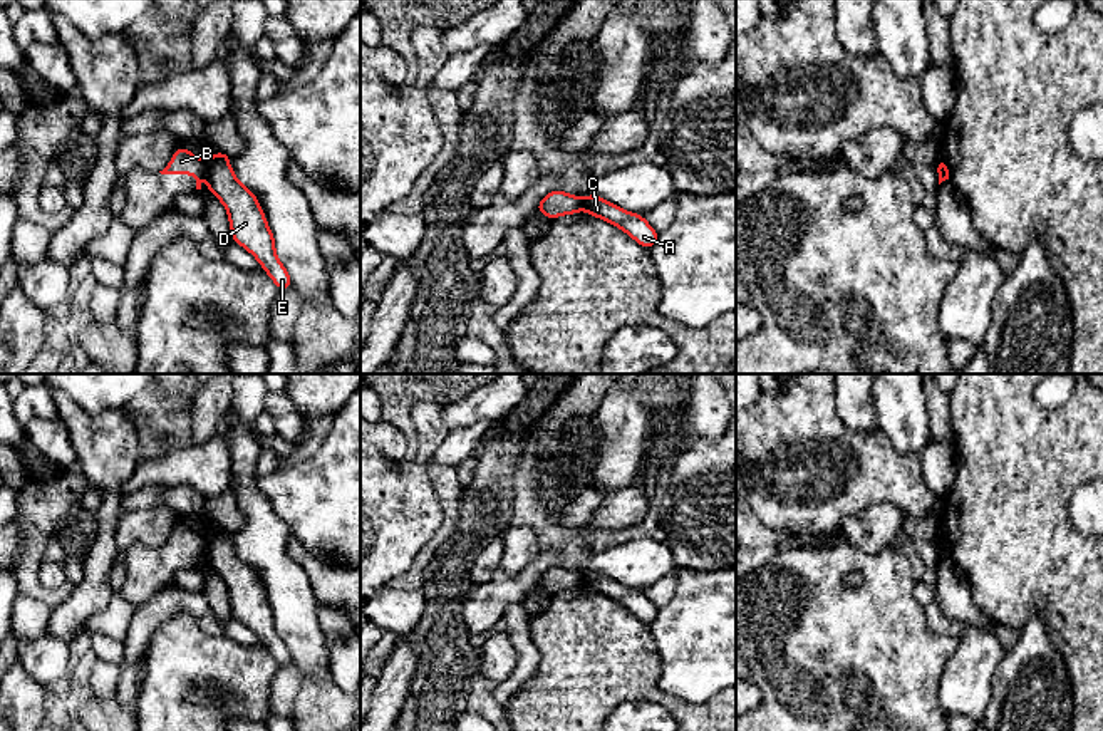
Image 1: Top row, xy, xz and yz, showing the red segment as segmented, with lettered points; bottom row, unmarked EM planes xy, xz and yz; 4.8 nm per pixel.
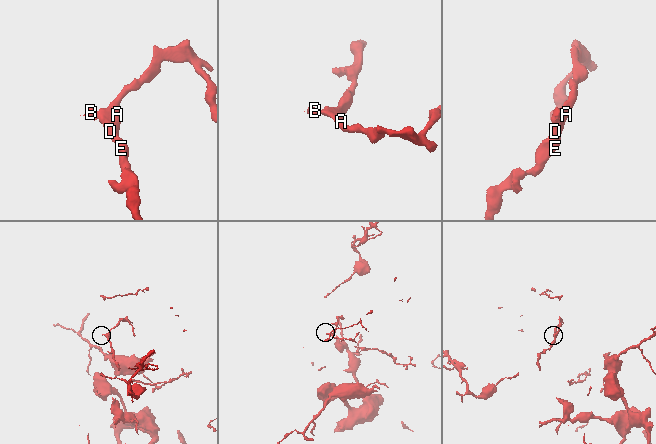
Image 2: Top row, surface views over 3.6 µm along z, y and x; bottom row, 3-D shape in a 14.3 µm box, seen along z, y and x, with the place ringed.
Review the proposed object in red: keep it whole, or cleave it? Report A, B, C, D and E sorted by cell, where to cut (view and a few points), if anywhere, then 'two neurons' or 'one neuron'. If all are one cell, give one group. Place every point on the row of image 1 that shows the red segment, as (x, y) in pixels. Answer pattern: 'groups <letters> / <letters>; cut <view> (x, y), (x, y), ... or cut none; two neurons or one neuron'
groups A C D E / B; cut xy (207, 163), (208, 173); two neurons

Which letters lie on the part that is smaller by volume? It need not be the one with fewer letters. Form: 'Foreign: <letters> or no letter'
Foreign: A, C, D, E

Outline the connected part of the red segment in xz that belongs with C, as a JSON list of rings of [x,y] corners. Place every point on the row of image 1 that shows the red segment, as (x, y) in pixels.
[[[585,196],[583,210],[595,218],[602,218],[615,225],[647,250],[650,250],[659,238],[659,233],[645,221],[642,215],[625,211],[600,196]]]

